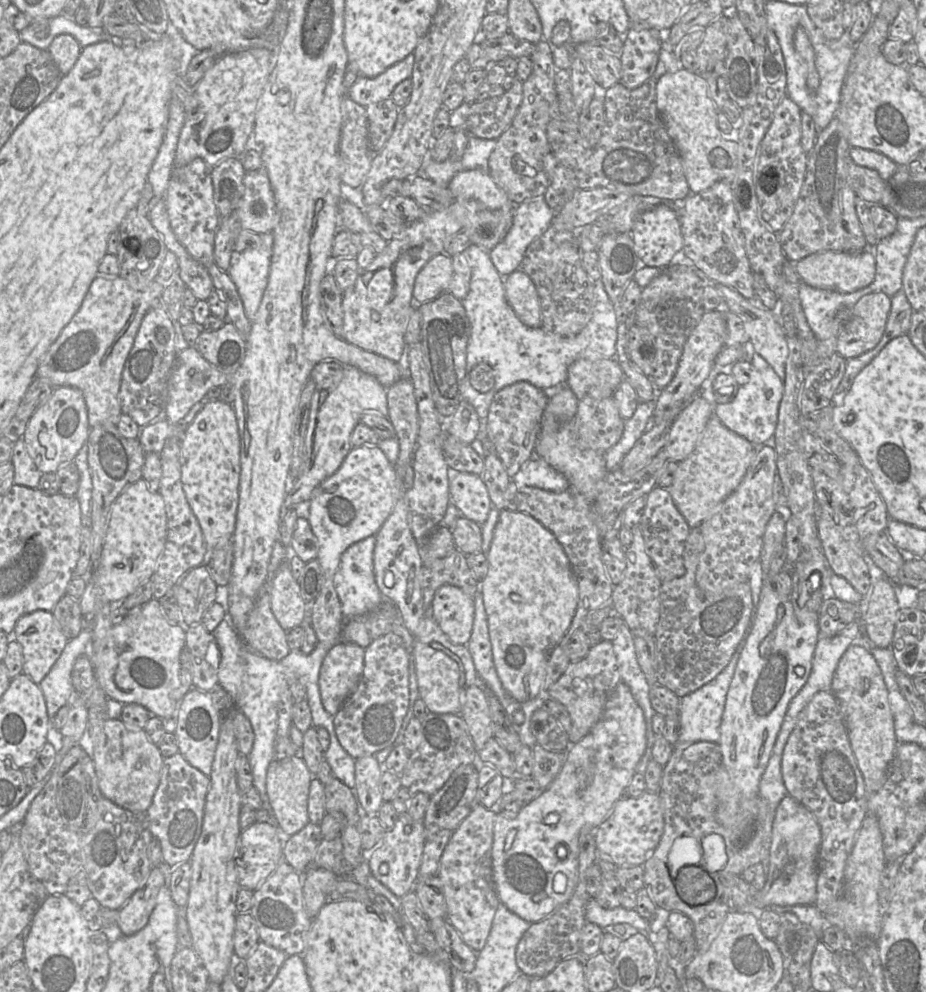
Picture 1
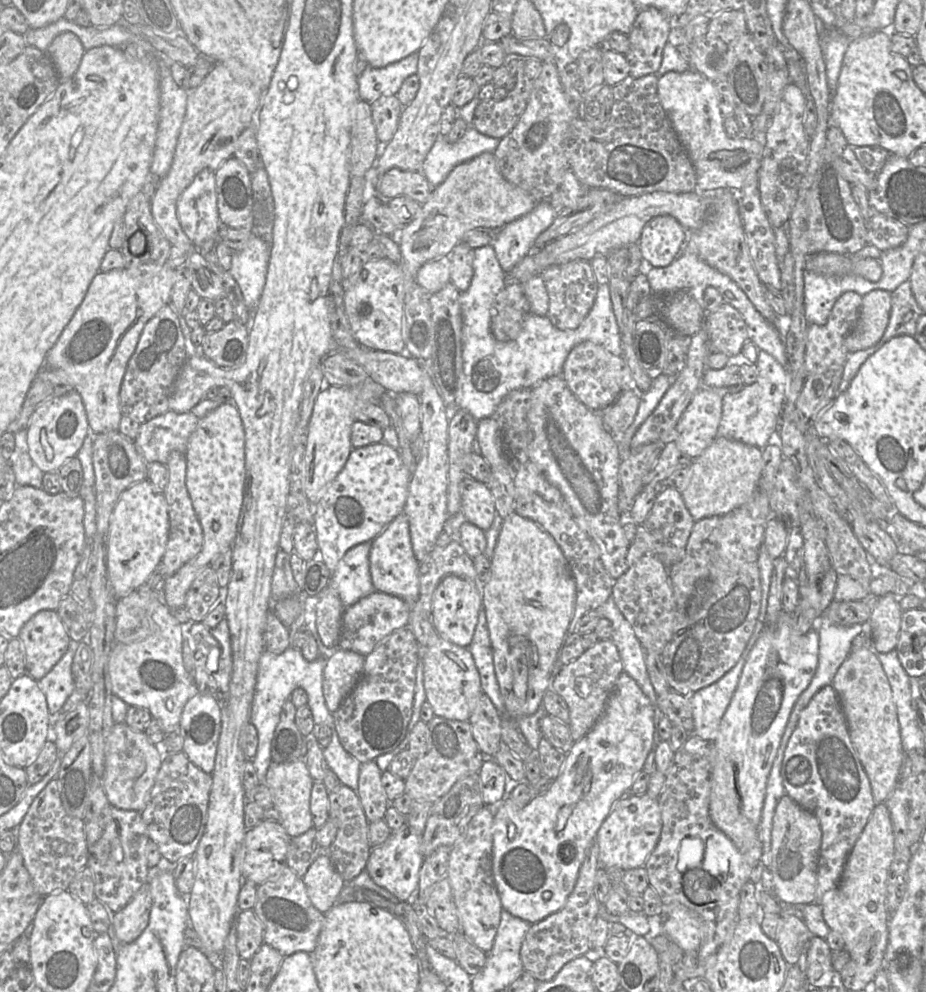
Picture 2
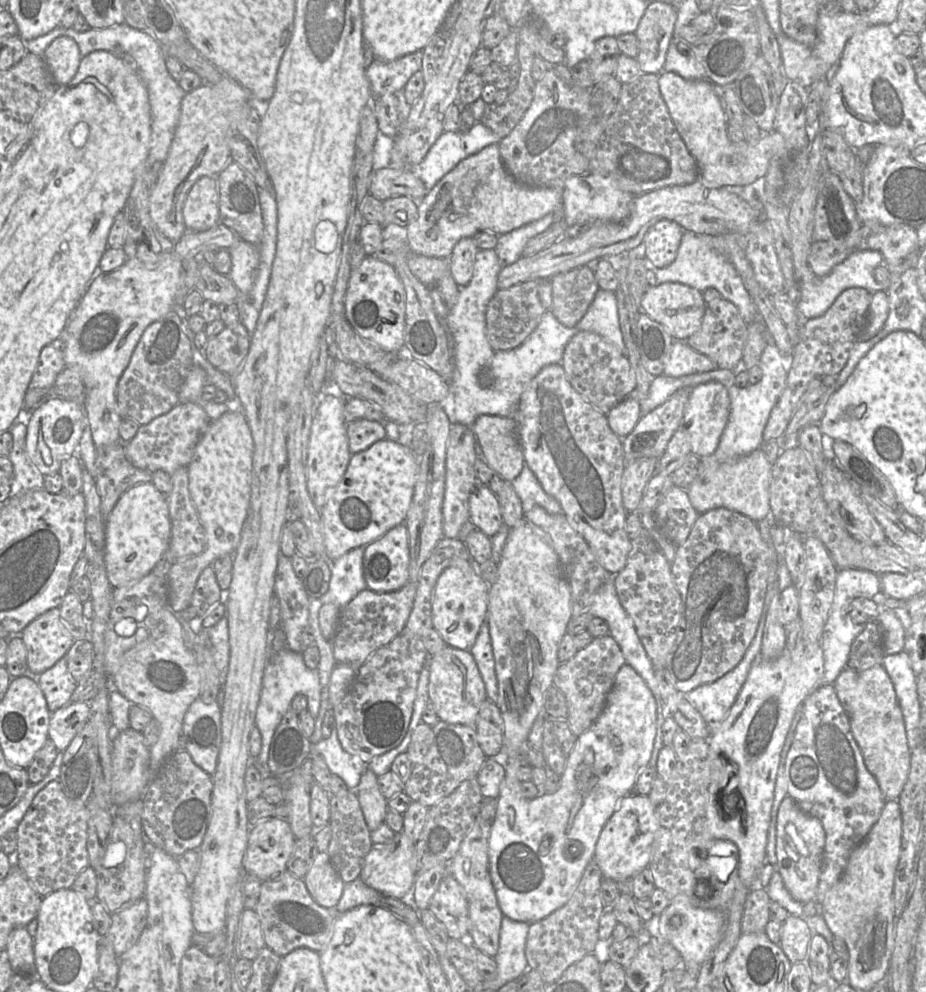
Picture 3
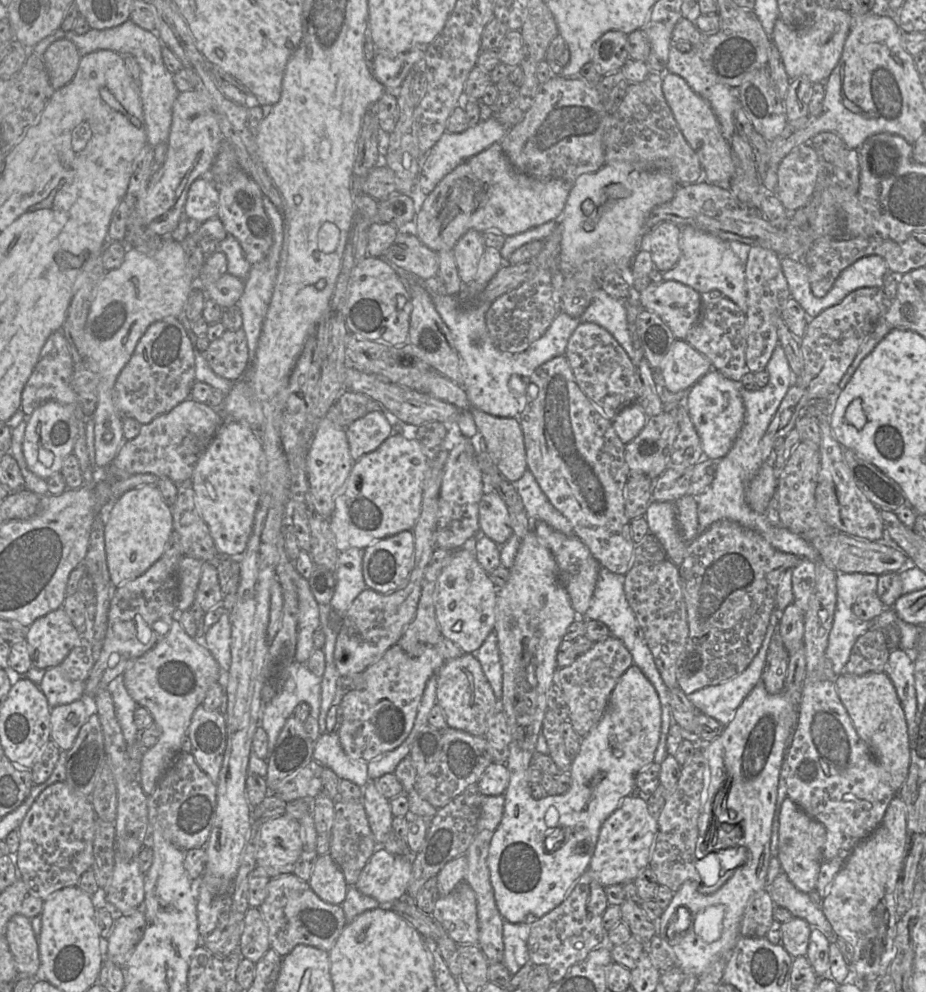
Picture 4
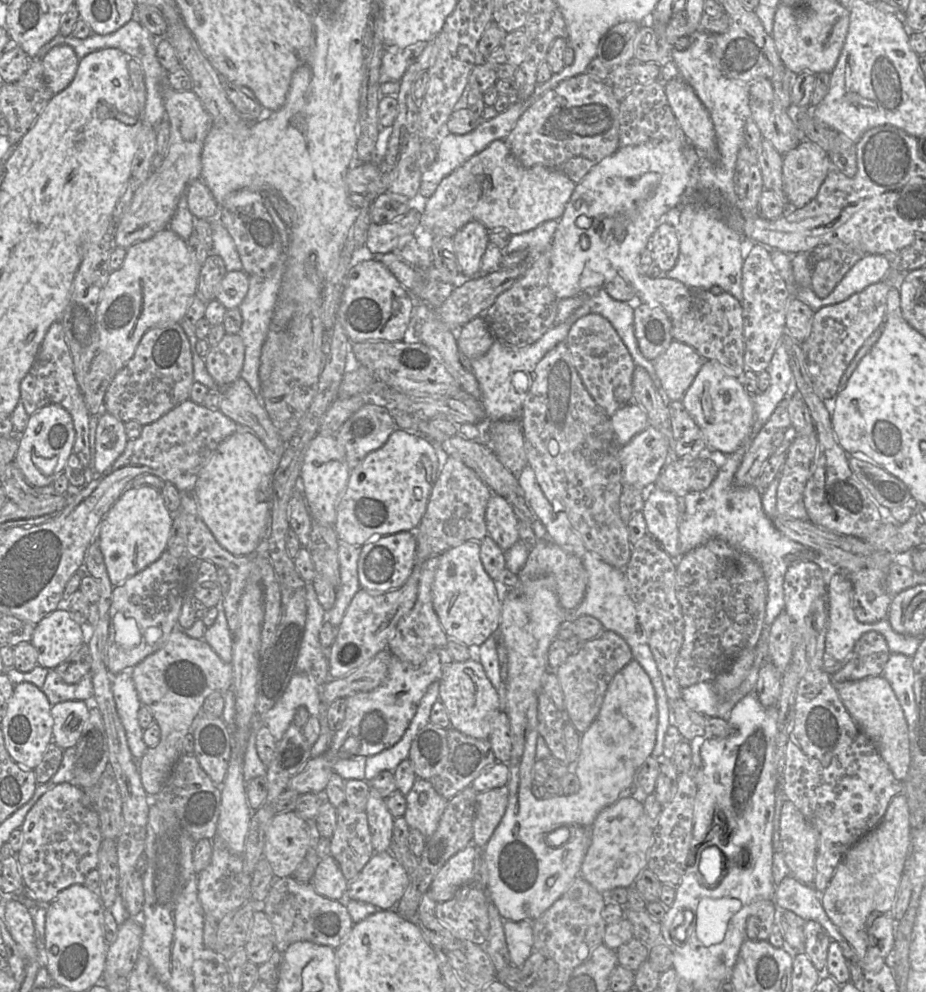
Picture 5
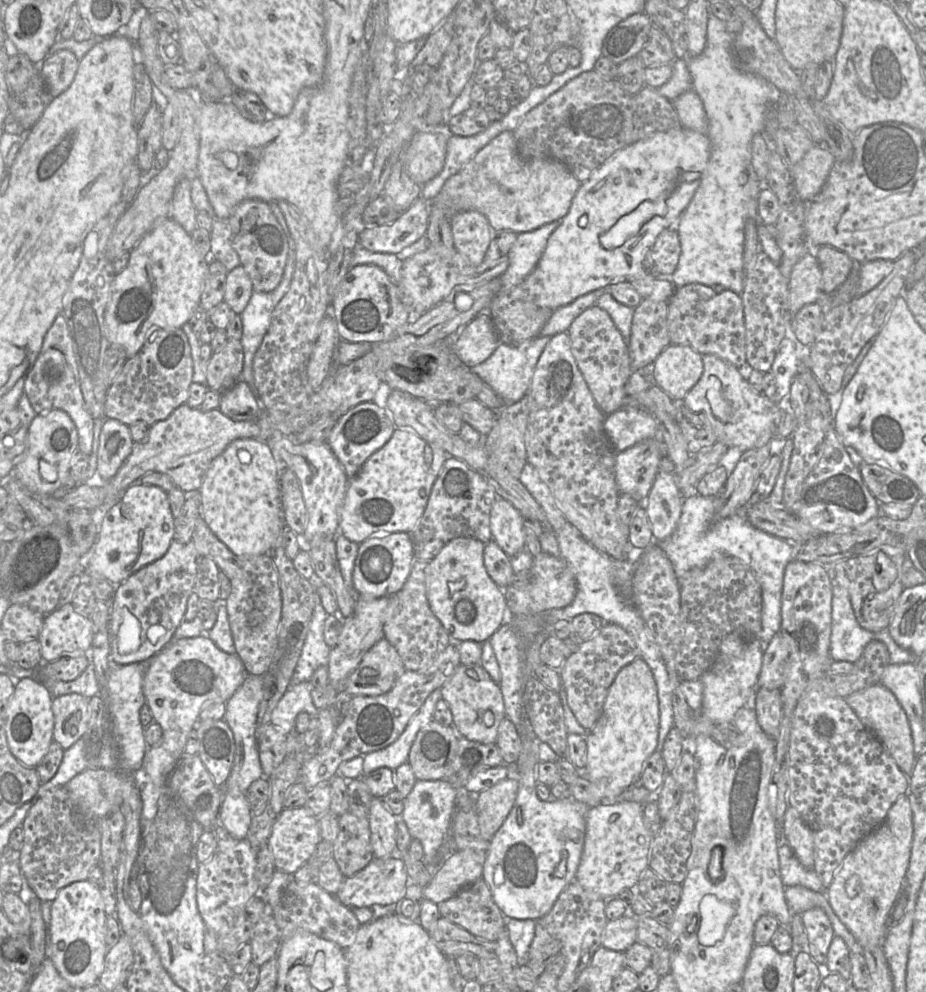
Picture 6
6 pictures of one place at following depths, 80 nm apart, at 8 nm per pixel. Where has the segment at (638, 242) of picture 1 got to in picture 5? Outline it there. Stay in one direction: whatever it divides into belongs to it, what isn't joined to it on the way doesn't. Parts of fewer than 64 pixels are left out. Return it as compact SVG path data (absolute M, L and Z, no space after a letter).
M662 221L653 232L649 249L654 264L663 272L670 271L677 262L679 240L676 228L669 221Z

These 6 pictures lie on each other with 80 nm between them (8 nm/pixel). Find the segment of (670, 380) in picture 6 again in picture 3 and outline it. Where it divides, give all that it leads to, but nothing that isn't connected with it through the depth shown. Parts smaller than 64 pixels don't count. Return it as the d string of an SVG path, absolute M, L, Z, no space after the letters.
M674 340L663 374L677 378L716 368L713 360L692 349L687 342Z

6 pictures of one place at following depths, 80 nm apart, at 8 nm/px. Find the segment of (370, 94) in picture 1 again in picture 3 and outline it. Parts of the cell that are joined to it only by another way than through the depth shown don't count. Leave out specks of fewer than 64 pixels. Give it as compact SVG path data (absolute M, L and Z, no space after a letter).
M423 51L404 55L392 61L375 58L366 69L372 96L402 91L410 77L421 70Z

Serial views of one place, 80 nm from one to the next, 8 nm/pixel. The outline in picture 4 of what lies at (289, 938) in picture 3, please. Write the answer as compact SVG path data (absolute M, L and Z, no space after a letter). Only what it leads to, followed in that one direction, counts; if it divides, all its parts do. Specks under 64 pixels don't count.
M292 873L270 879L267 896L258 908L268 927L270 947L282 958L297 945L308 945L330 952L347 925L341 905L323 901L311 889L308 881Z

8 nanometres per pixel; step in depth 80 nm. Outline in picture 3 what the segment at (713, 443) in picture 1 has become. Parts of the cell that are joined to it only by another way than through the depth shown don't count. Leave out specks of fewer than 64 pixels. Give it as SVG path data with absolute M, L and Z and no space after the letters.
M763 448L722 463L718 468L700 467L700 474L688 487L690 502L699 514L716 508L738 512L759 523L770 518L770 483L773 465L767 460Z

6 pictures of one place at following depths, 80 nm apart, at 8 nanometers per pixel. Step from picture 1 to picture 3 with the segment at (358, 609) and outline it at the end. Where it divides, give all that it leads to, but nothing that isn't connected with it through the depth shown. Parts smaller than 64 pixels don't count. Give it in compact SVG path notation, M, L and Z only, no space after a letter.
M356 547L331 562L331 579L329 589L321 597L321 603L333 603L344 608L360 591L367 588L363 571L364 547Z

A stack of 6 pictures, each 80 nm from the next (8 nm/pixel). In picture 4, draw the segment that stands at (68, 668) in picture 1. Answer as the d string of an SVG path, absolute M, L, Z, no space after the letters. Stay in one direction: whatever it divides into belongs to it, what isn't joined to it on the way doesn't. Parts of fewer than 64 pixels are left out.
M60 664L45 671L39 687L53 708L84 698L85 681L69 679Z

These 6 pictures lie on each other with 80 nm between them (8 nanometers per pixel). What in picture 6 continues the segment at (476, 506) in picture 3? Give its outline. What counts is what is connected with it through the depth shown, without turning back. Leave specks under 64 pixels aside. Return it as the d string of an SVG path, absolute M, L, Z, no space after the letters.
M498 497L490 513L492 539L509 556L525 549L526 528L522 514L506 499Z

